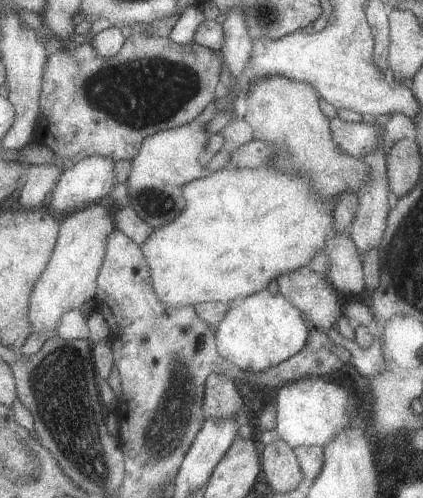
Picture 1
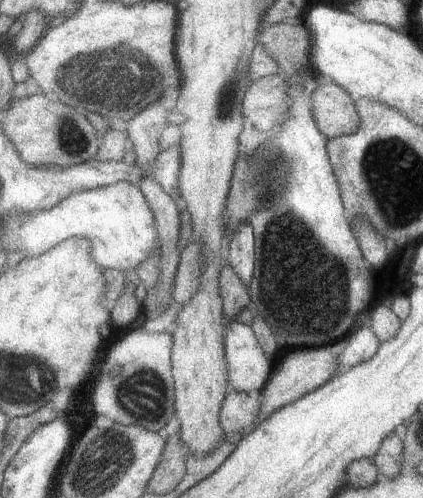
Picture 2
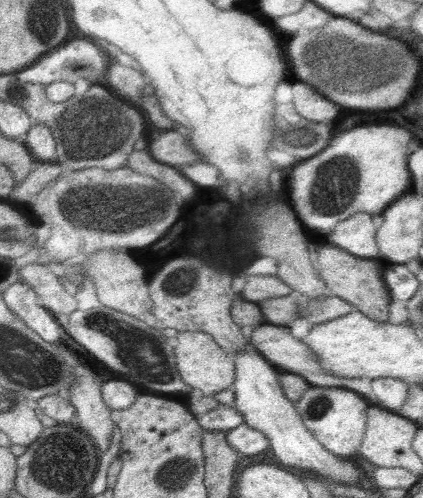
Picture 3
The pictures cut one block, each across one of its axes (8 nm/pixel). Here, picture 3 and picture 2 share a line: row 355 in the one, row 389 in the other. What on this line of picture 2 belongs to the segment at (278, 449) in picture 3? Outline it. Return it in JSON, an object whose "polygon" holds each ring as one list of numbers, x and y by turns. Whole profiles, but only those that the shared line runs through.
{"polygon":[[231,320,229,324,225,324,223,358,225,358,225,376,229,382,229,390,257,396,257,392,263,388,263,384,273,368,273,360,267,358,267,354,263,352,261,344,257,342,255,334,251,332,251,328,247,324,241,324,237,320]]}

